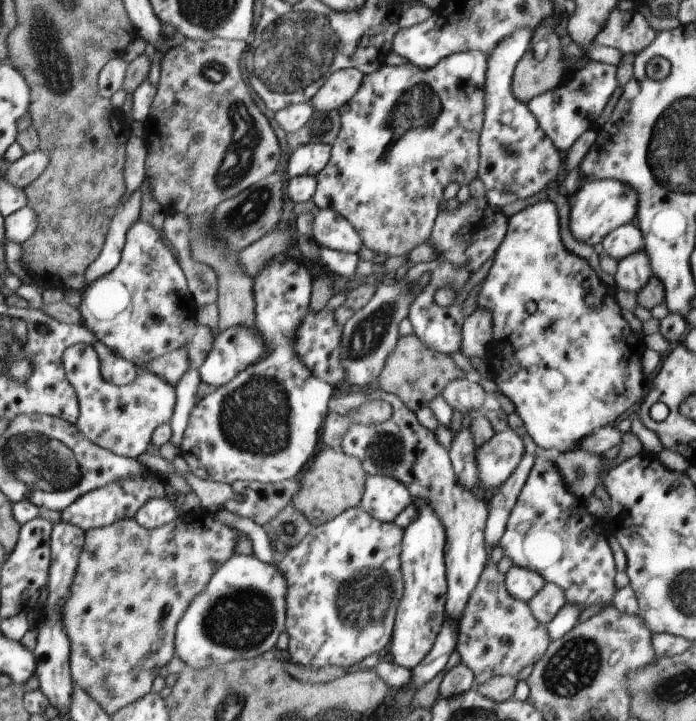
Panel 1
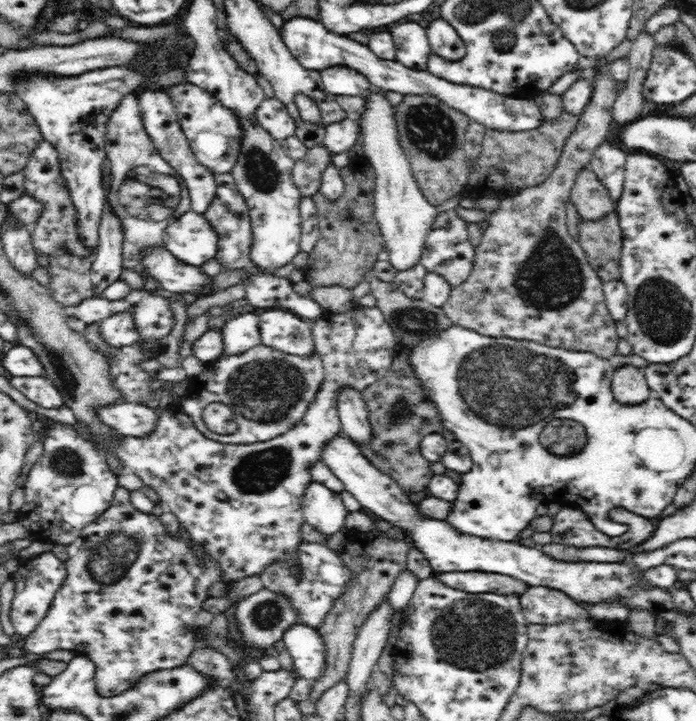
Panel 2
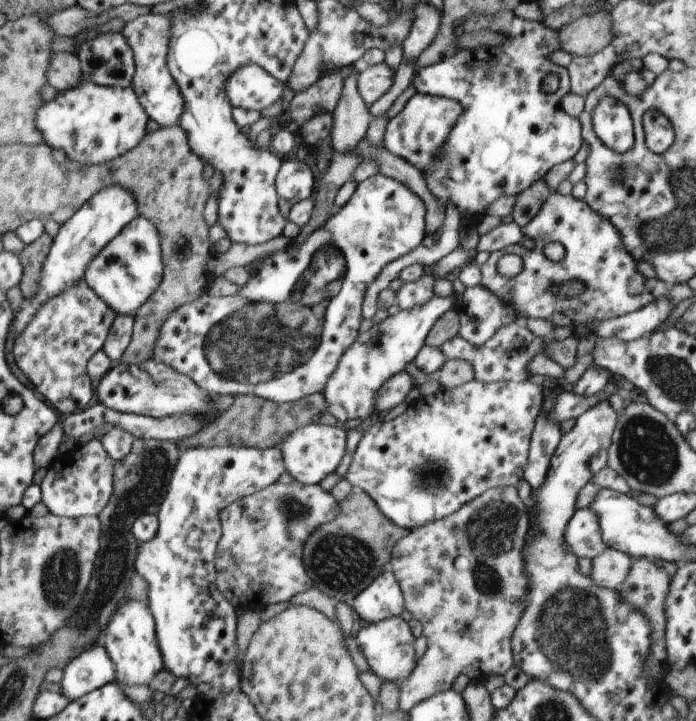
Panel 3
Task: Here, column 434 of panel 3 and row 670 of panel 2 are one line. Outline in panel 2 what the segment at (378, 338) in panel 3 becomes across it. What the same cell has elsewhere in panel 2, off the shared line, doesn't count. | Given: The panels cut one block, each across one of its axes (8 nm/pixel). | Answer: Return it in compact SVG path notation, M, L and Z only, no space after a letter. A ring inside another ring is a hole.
M296 623L284 631L281 639L284 642L286 650L288 650L290 656L293 658L294 669L299 678L314 680L322 676L326 658L326 647L317 629L303 625L302 623Z

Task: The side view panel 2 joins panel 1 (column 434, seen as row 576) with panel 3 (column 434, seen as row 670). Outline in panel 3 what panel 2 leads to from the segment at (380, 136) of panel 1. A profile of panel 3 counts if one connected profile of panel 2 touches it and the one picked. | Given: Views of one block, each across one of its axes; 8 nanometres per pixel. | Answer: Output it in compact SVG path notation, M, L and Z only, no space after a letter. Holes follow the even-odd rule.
M417 92L408 100L404 109L387 122L383 146L392 154L417 166L424 174L431 171L437 152L461 114L462 105L457 100Z

